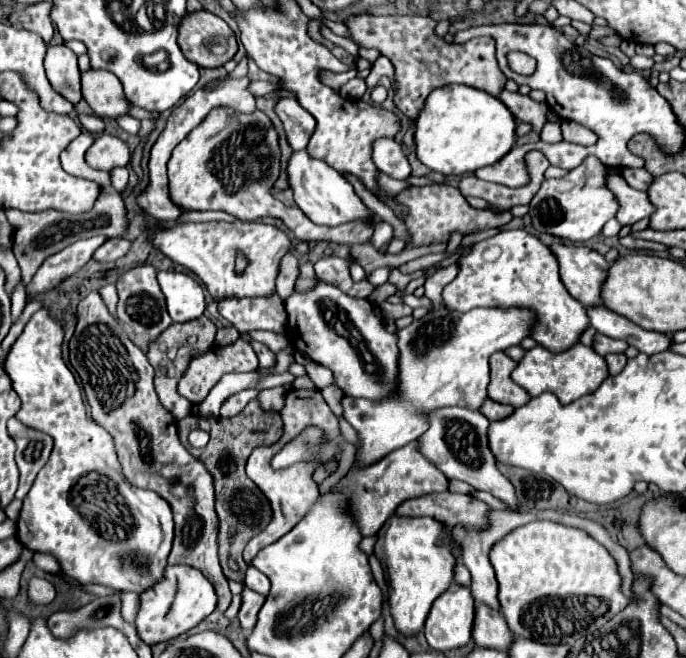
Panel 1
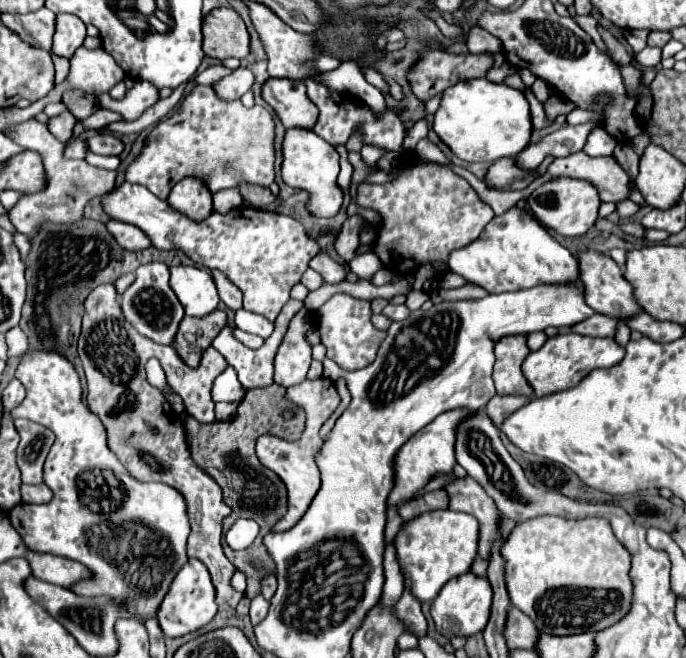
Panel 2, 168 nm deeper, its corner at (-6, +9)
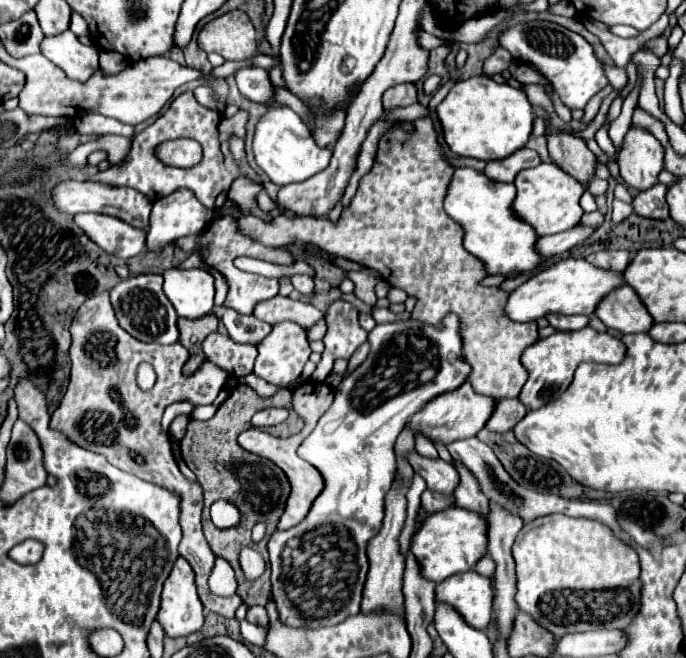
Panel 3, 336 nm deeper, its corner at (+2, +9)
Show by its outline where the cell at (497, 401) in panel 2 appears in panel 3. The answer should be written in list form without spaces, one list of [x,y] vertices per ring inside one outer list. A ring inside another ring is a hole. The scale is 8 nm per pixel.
[[[501,398],[497,400],[497,408],[493,412],[493,416],[487,422],[487,428],[491,432],[511,432],[515,428],[515,424],[527,414],[527,408],[519,402],[519,398]]]

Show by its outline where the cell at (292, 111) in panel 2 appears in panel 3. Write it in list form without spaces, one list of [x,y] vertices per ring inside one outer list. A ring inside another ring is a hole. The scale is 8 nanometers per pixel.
[[[239,68],[235,72],[237,88],[243,96],[247,96],[253,102],[263,102],[269,106],[275,106],[277,102],[273,100],[273,86],[269,80],[267,70],[263,68]]]

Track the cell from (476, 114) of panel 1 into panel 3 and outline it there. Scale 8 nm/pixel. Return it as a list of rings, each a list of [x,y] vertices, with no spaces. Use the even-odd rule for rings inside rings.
[[[487,76],[457,82],[447,98],[437,106],[437,116],[449,148],[459,156],[477,158],[483,162],[507,158],[515,150],[523,148],[531,136],[535,118],[523,90],[509,84],[497,84]]]

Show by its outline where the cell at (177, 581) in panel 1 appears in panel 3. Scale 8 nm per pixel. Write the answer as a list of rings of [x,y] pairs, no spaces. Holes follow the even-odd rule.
[[[177,558],[161,594],[157,620],[167,636],[187,636],[203,626],[203,604],[195,588],[195,574],[185,558]]]

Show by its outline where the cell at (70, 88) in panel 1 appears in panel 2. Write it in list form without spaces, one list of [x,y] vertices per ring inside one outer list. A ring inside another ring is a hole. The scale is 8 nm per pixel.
[[[69,14],[57,16],[55,36],[53,36],[53,54],[61,58],[73,58],[75,50],[83,46],[85,40],[85,24]]]

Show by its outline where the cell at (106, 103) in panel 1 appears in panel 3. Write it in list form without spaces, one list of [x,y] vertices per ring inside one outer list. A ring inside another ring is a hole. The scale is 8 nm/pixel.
[[[71,30],[57,34],[55,38],[43,38],[41,54],[59,66],[69,78],[81,82],[99,68],[99,50],[95,46],[81,44]]]

